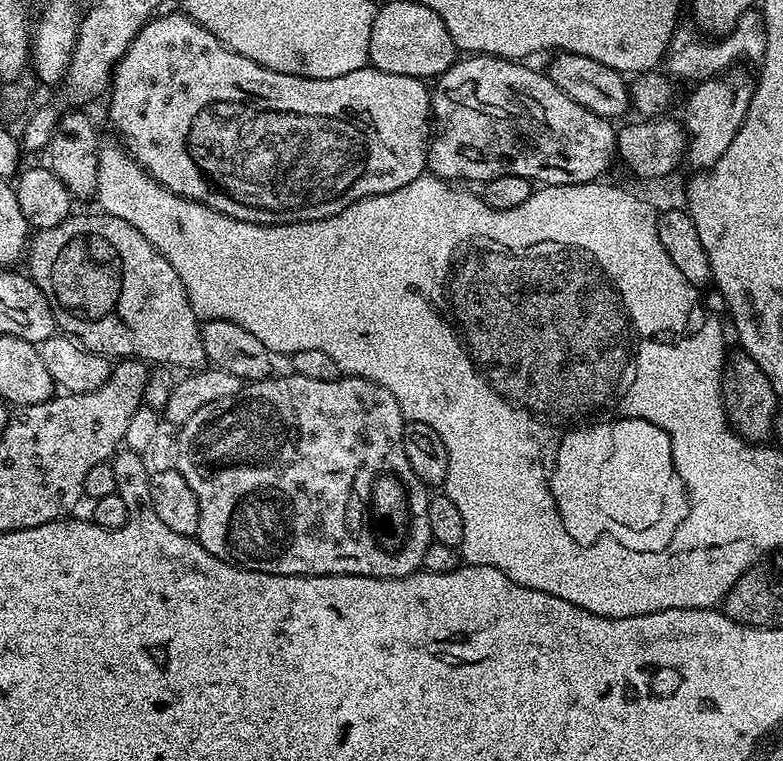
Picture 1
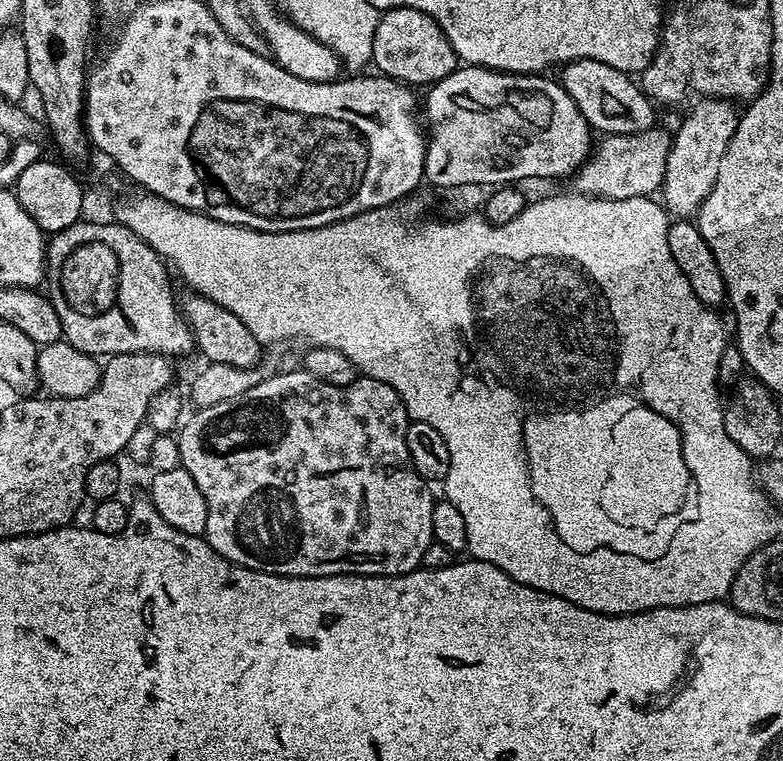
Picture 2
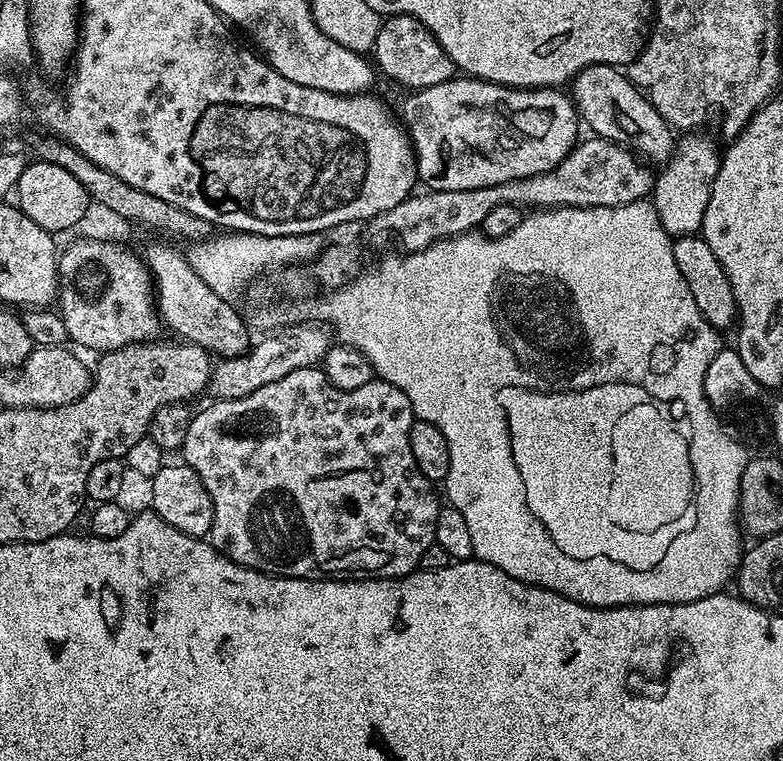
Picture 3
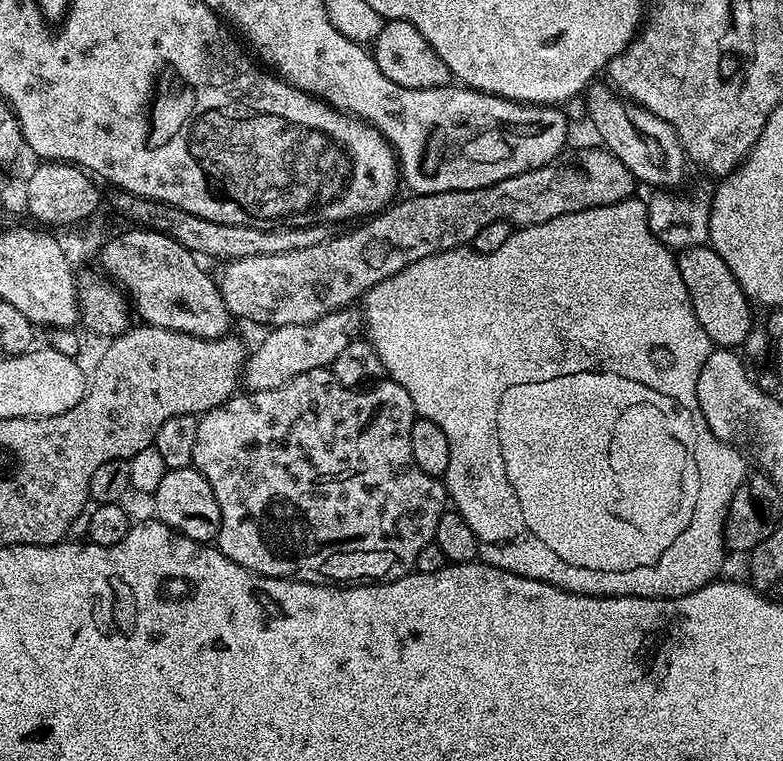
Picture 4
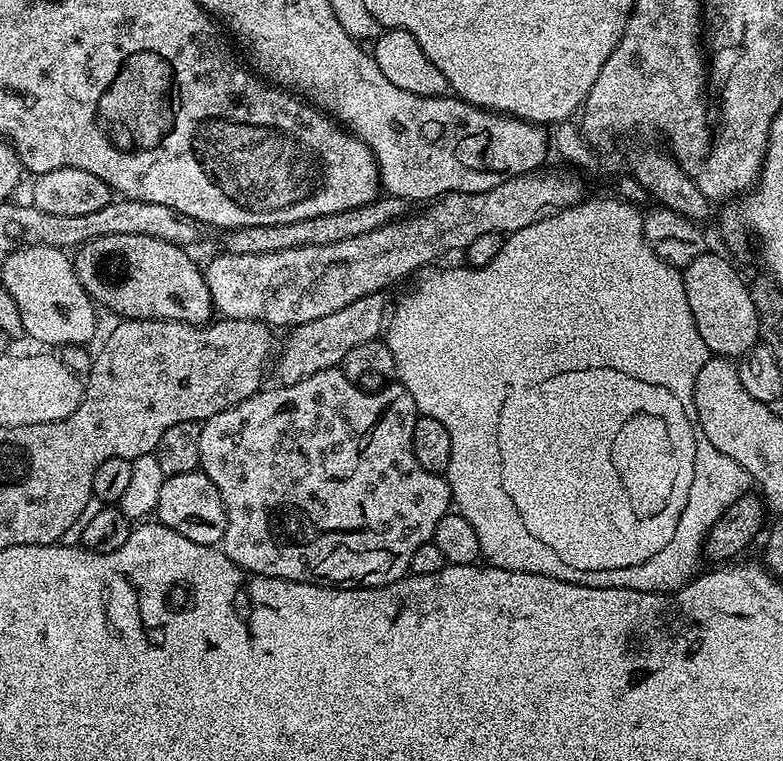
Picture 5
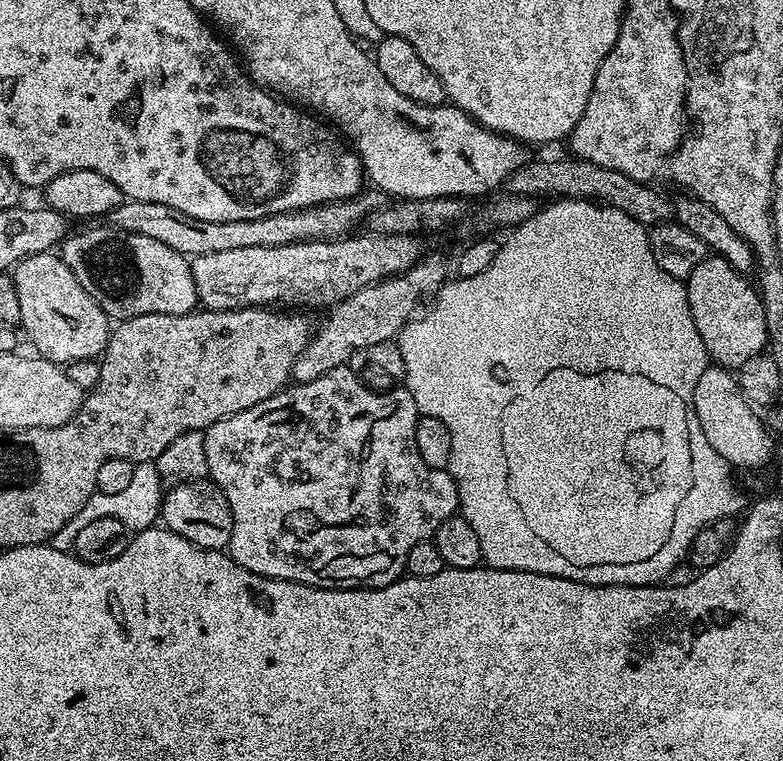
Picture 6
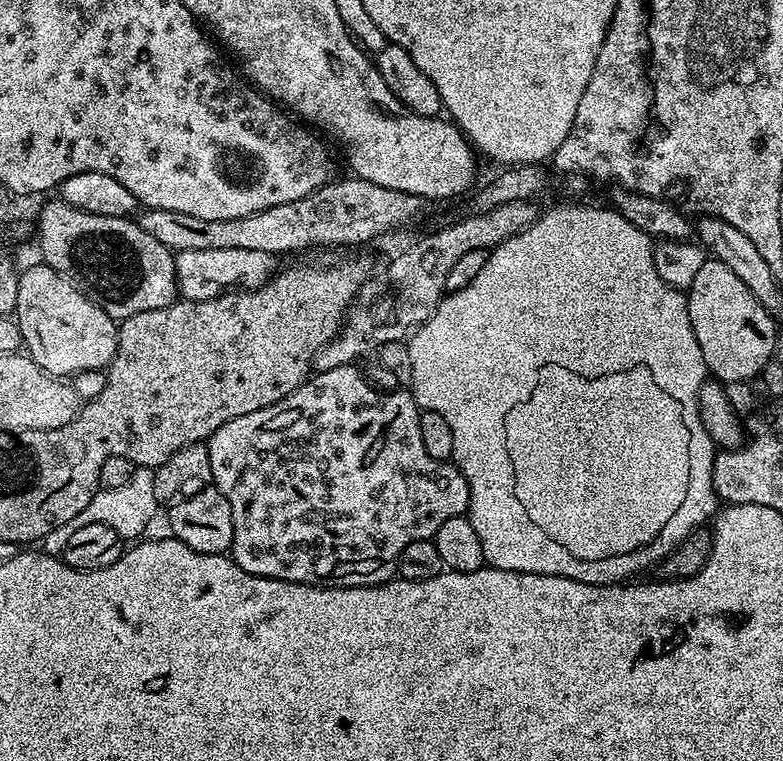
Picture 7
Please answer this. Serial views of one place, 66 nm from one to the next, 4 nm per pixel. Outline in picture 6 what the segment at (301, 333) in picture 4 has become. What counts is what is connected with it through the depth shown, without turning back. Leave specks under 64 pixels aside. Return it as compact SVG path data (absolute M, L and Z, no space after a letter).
M424 254L415 266L407 268L401 275L387 276L377 284L350 294L350 298L340 301L327 313L329 316L321 322L320 328L318 324L309 336L308 344L292 367L292 380L297 384L314 382L314 378L322 378L330 374L330 370L345 367L358 350L378 342L395 341L405 324L417 315L420 299L439 292L445 280L443 258Z

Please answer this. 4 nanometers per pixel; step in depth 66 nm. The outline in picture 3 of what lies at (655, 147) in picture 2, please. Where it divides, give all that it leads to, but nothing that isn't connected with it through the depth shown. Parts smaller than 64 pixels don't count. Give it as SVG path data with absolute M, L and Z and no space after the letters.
M599 138L581 139L571 154L562 158L554 170L531 176L525 180L511 180L502 182L498 186L486 186L474 190L431 190L413 194L402 201L394 210L386 210L363 225L364 240L374 251L383 253L387 244L397 244L401 253L417 252L426 246L436 244L439 240L449 240L452 236L461 236L481 227L484 217L496 206L513 204L521 210L543 210L546 208L609 208L610 206L626 206L630 202L645 199L652 191L654 172L651 167L645 166L629 149L620 144L612 144L609 140Z

